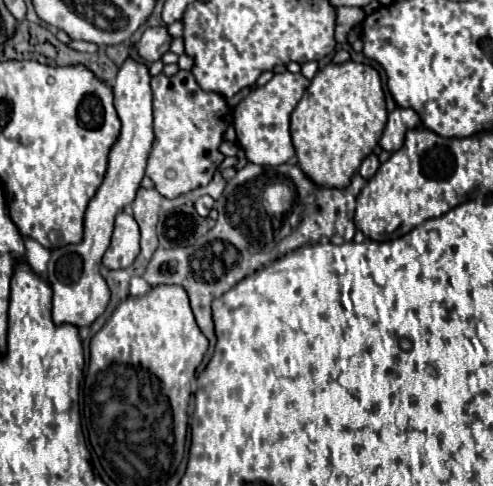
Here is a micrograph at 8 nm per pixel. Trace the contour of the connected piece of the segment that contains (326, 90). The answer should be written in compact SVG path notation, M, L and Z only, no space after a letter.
M330 62L310 82L292 112L292 142L298 166L318 186L346 188L360 162L374 150L386 126L386 98L380 74L370 64Z

